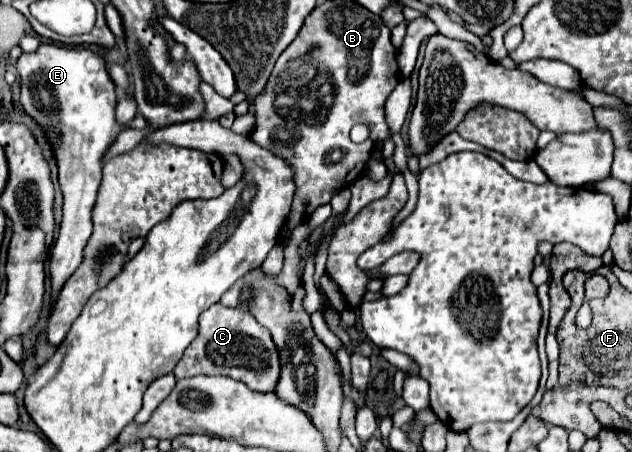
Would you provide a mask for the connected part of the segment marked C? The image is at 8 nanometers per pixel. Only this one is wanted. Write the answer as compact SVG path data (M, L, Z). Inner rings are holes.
M216 303L200 315L200 331L186 347L174 375L176 379L194 375L228 375L236 381L244 381L252 391L274 393L276 383L280 381L280 355L270 331L262 327L246 307L228 309Z

